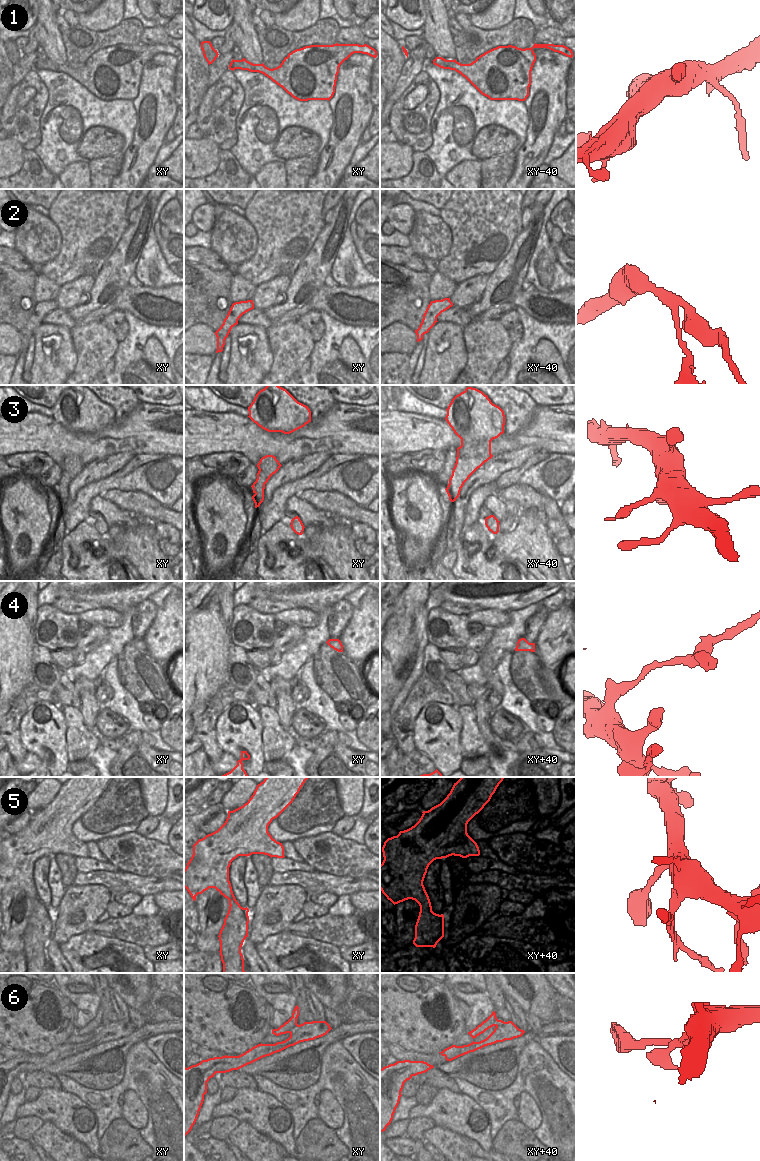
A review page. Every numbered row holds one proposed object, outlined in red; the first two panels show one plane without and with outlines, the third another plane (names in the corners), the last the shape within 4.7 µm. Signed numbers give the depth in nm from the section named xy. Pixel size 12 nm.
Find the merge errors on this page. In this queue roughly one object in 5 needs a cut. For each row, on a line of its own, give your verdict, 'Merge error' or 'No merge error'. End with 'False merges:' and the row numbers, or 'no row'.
1: No merge error
2: No merge error
3: No merge error
4: No merge error
5: Merge error
6: No merge error
False merges: 5

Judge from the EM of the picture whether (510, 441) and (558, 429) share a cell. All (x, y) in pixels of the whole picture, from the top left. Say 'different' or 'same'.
same

